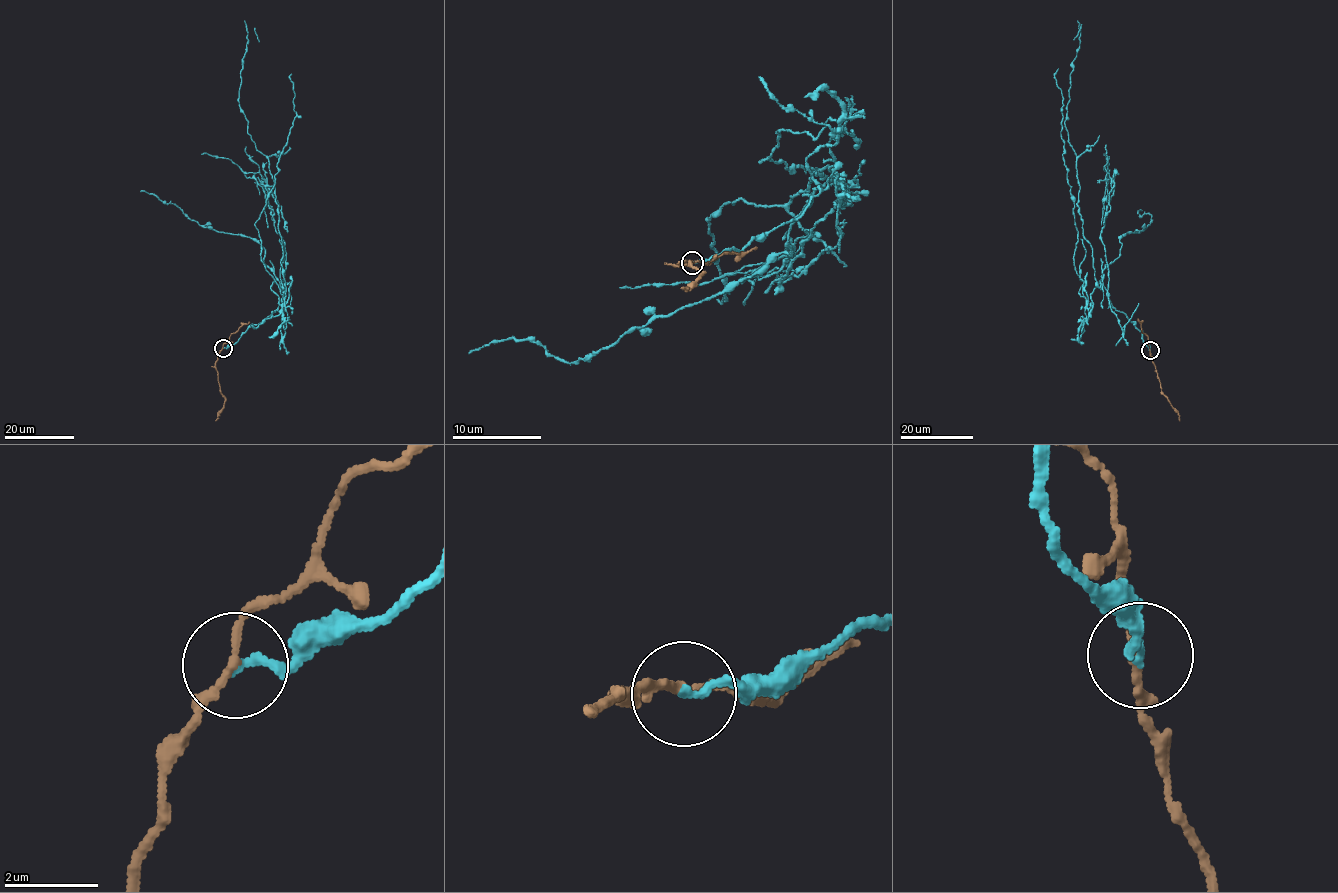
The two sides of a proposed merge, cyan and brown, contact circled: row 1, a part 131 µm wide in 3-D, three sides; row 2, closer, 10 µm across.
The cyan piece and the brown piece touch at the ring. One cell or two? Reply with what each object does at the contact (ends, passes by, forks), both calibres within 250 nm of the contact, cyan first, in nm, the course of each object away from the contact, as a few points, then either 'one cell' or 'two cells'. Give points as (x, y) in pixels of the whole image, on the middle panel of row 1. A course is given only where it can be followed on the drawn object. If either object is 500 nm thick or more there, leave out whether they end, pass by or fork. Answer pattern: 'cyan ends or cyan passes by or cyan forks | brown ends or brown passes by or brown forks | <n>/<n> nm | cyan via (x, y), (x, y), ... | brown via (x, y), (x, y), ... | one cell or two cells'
cyan ends | brown passes by | 180/170 nm | cyan via (691, 262), (842, 182), (806, 160), (851, 118), (777, 130), (761, 161), (839, 177), (841, 214) | brown via (691, 262), (675, 264), (688, 262), (702, 270), (700, 279), (687, 289), (681, 289) | two cells

